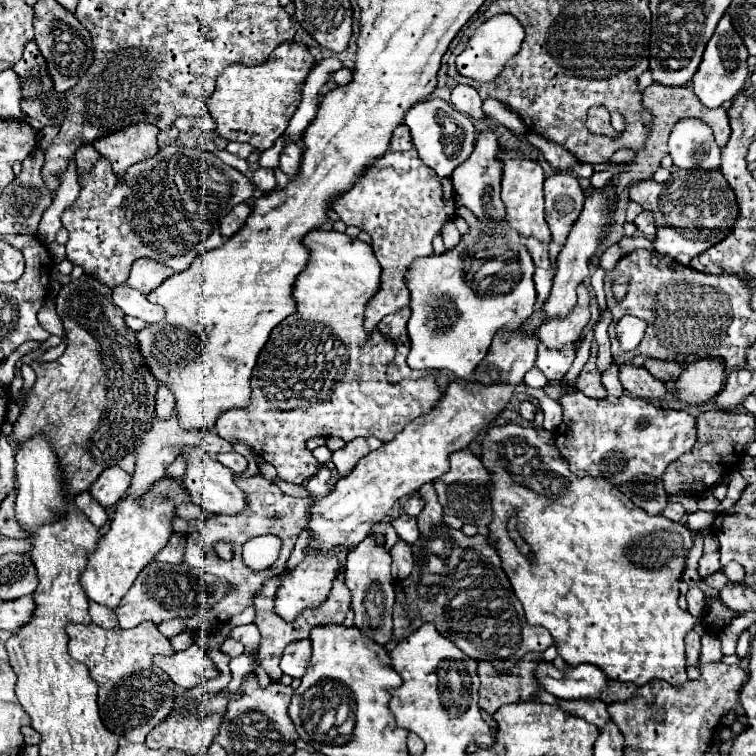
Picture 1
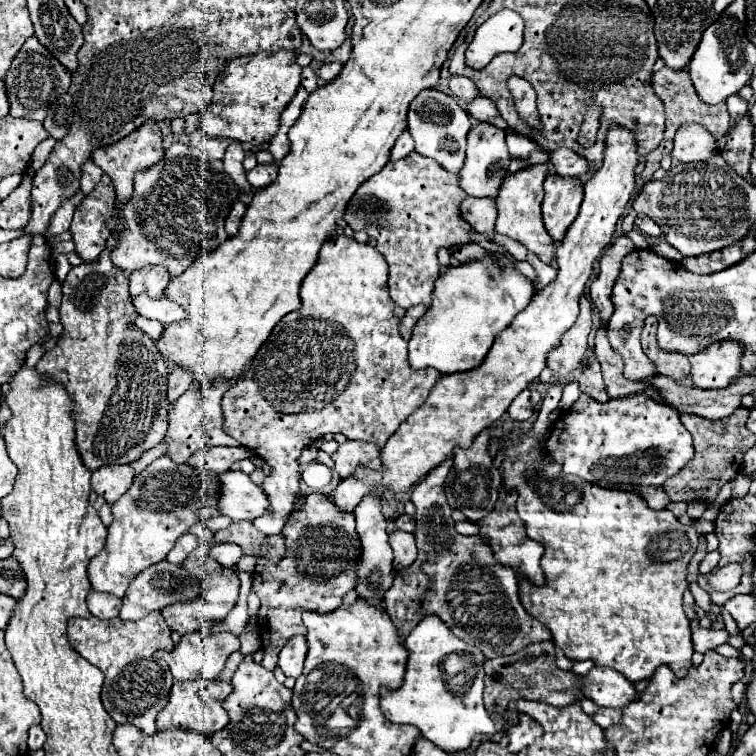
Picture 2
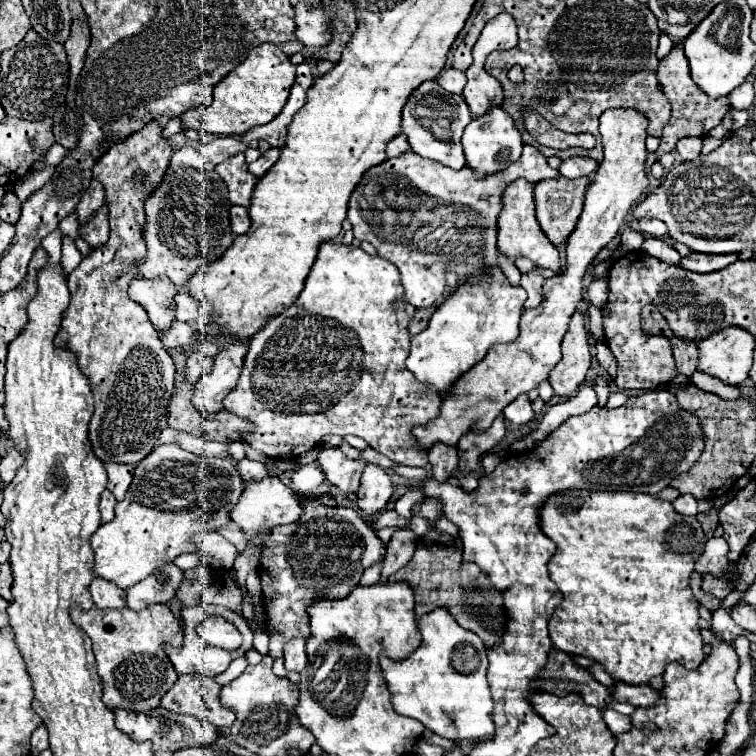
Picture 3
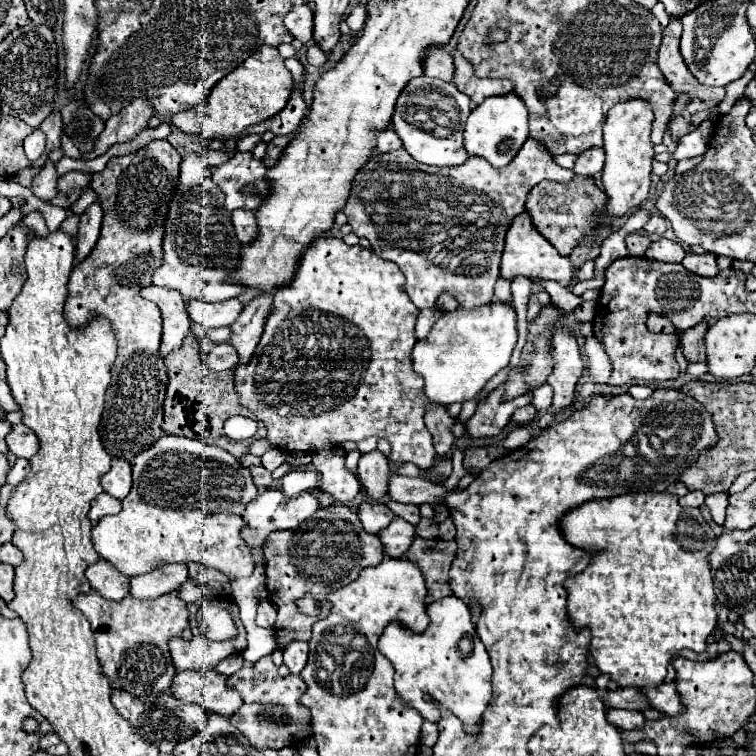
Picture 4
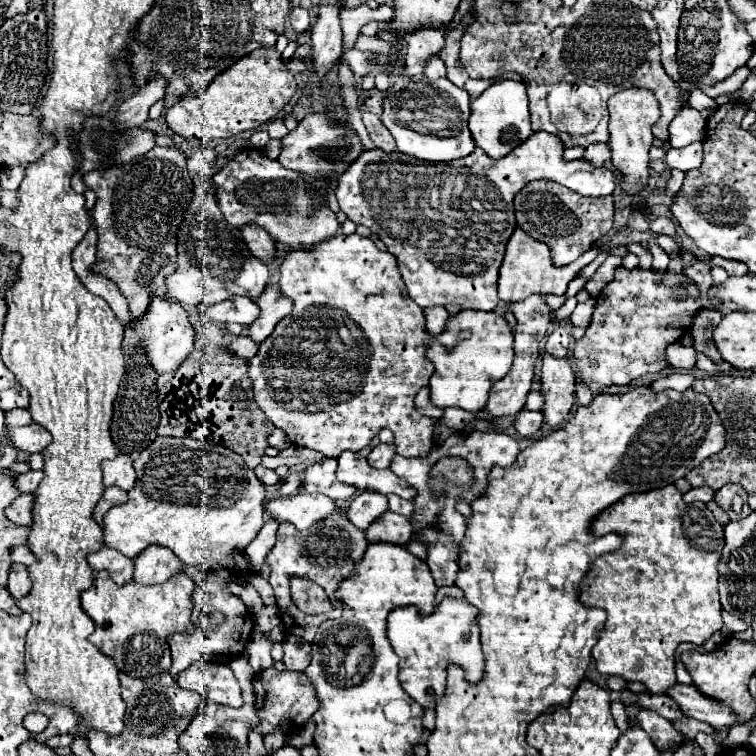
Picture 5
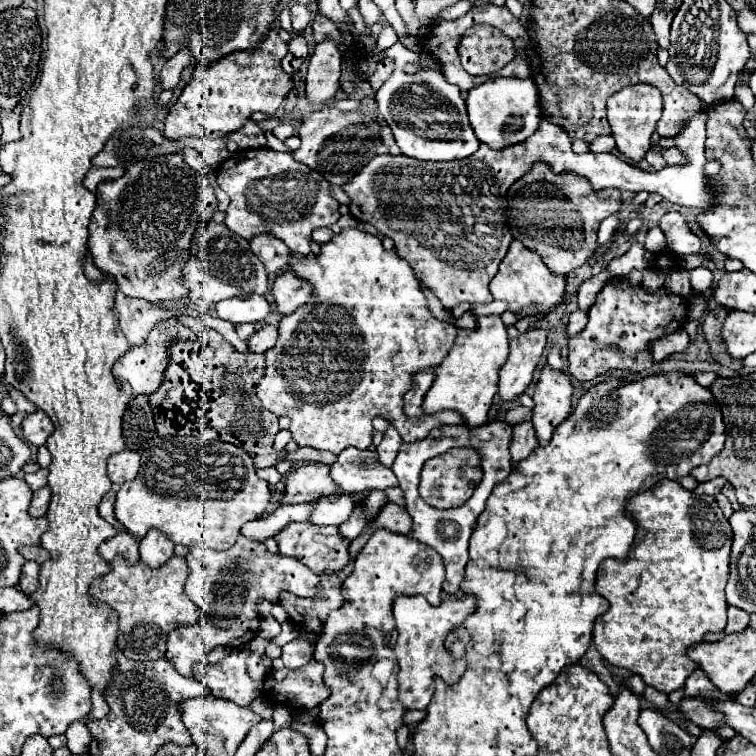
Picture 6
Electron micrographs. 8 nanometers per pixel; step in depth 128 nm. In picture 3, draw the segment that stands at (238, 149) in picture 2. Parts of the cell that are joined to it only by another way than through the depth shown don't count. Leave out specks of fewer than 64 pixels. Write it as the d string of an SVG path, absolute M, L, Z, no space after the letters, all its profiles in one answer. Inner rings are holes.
M234 154L228 160L224 160L222 164L216 166L216 172L222 176L222 180L226 182L228 190L230 190L230 202L232 204L240 204L244 208L250 206L250 192L256 186L256 180L250 172L246 172L246 160L244 154Z

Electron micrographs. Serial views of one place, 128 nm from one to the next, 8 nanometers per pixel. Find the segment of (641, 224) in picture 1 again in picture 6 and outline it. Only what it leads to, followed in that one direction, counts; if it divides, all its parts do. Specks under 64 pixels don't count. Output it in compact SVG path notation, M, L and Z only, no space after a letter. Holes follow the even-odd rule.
M668 212L660 218L660 230L668 240L668 248L674 250L678 256L698 254L700 238L688 230L688 224L682 220L682 214Z

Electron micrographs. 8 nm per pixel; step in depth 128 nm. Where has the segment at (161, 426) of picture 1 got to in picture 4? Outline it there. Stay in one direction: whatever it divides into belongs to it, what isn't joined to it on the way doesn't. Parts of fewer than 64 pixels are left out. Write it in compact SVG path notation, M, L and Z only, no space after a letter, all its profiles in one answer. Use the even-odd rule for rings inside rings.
M262 294L252 298L248 306L244 306L244 312L236 318L236 324L230 326L232 334L228 338L228 344L232 344L240 356L240 364L248 364L248 360L254 354L254 348L264 332L264 316L268 316L272 306L272 294Z

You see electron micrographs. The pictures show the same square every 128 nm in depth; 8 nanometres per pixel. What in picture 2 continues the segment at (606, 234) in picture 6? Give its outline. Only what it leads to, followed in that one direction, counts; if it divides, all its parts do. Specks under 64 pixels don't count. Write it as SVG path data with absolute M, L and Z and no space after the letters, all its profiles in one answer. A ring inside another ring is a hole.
M538 164L538 166L532 166L532 168L524 168L516 174L508 174L504 178L500 194L496 198L496 210L498 210L496 232L524 244L542 262L550 264L552 258L554 258L554 240L546 232L544 222L542 222L542 212L540 212L540 204L542 204L542 198L544 198L542 182L546 178L546 170L548 170L546 166L542 168L542 164Z

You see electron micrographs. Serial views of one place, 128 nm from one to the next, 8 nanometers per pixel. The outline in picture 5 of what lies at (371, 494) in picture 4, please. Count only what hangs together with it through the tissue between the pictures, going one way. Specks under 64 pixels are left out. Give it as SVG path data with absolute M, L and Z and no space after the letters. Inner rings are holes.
M378 444L376 448L372 448L372 452L366 456L366 460L374 468L388 468L394 454L396 454L394 444Z

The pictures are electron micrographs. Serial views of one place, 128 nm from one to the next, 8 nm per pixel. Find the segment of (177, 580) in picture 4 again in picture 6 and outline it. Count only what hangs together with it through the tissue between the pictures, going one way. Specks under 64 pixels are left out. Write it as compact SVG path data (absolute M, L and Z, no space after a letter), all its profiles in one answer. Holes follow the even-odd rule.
M150 530L140 540L140 562L148 568L160 568L174 556L174 544L162 532Z

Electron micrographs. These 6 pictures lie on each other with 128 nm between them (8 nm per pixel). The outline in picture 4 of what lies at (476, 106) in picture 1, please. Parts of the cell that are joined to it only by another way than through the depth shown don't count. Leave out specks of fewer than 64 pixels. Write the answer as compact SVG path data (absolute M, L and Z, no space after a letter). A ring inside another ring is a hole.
M432 48L424 58L424 76L440 78L444 82L452 82L454 78L454 60L446 48Z

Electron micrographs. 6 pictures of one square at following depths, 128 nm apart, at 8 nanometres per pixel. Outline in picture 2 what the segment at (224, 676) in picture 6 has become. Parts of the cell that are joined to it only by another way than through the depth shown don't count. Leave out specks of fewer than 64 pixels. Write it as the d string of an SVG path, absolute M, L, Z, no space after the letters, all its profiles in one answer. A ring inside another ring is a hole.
M190 680L190 682L174 682L170 700L166 708L158 714L156 720L156 732L168 730L168 728L184 728L198 732L206 738L210 738L214 732L222 730L228 724L228 714L222 708L222 702L232 692L230 682L218 682L218 680Z

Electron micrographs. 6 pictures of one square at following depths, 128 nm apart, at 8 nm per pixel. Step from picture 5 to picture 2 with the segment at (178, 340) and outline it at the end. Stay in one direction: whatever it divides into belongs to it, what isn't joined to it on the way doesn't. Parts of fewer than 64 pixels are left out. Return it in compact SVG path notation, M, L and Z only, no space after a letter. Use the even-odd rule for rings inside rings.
M148 266L130 272L130 294L136 296L140 292L146 292L150 298L164 296L164 288L170 282L170 274L166 268L160 266Z

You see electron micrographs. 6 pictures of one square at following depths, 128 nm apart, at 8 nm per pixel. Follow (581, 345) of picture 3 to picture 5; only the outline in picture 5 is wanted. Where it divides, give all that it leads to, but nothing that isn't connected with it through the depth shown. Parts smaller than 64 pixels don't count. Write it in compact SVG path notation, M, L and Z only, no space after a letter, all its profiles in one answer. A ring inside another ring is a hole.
M544 354L542 364L542 394L546 398L544 404L544 418L548 424L560 426L572 406L574 406L574 386L576 386L576 372L568 358L554 358L552 354Z

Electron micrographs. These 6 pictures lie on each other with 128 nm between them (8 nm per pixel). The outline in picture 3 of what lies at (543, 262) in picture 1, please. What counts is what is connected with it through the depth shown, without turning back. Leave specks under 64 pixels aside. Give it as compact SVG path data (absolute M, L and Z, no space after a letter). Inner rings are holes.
M534 268L528 274L522 274L520 286L528 292L528 300L524 304L524 308L536 308L542 300L542 284L546 278L554 276L554 272L546 272L544 268Z

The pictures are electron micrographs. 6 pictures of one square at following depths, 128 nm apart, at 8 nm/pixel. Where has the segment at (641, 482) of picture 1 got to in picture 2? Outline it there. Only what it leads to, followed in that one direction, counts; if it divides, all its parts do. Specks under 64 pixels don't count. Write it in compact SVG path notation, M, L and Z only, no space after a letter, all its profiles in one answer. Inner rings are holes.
M638 486L636 490L638 490L638 494L648 502L648 506L650 506L652 510L662 510L662 508L666 508L668 502L670 502L670 498L668 498L668 494L664 492L662 486Z

